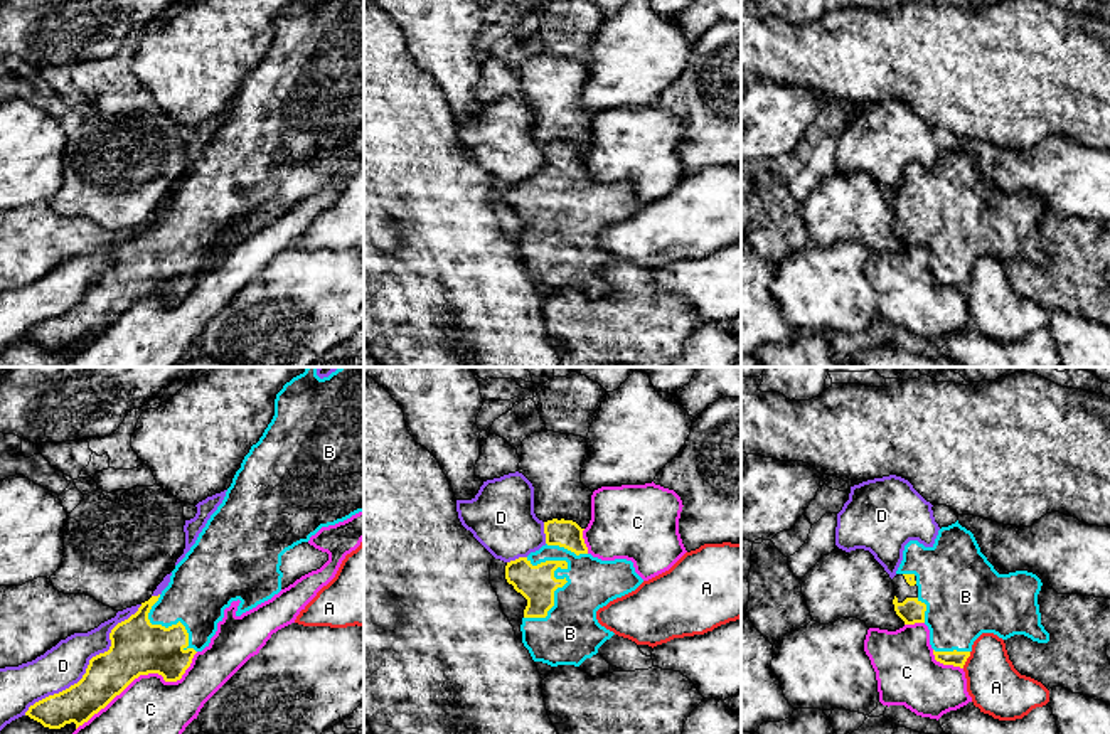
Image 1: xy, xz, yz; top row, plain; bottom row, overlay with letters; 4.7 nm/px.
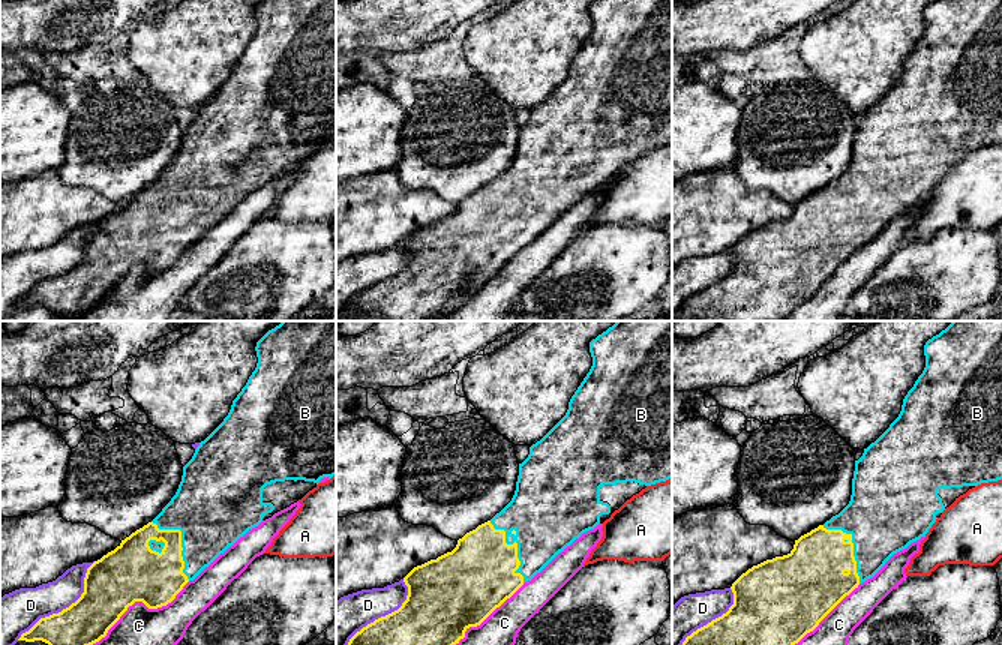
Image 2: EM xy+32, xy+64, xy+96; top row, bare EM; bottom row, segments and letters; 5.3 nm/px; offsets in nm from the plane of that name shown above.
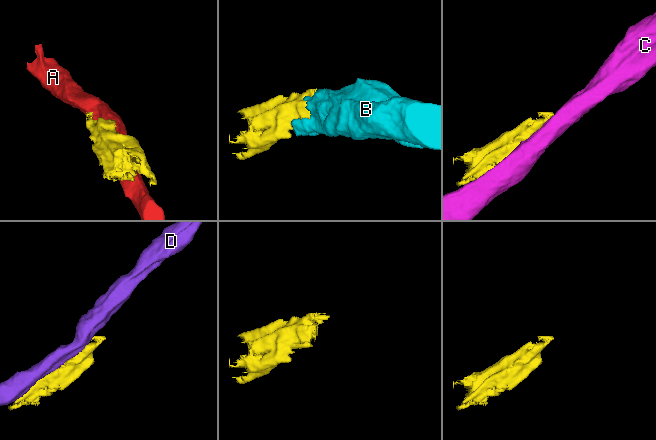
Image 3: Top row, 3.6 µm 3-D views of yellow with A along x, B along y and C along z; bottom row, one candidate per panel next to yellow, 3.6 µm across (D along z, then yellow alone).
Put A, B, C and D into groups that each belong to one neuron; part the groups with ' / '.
A / B / C / D

